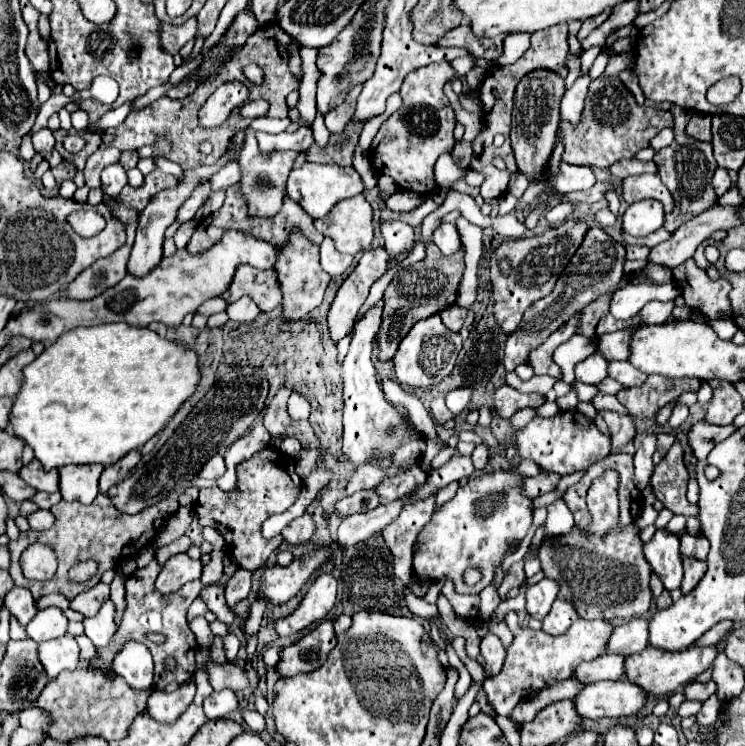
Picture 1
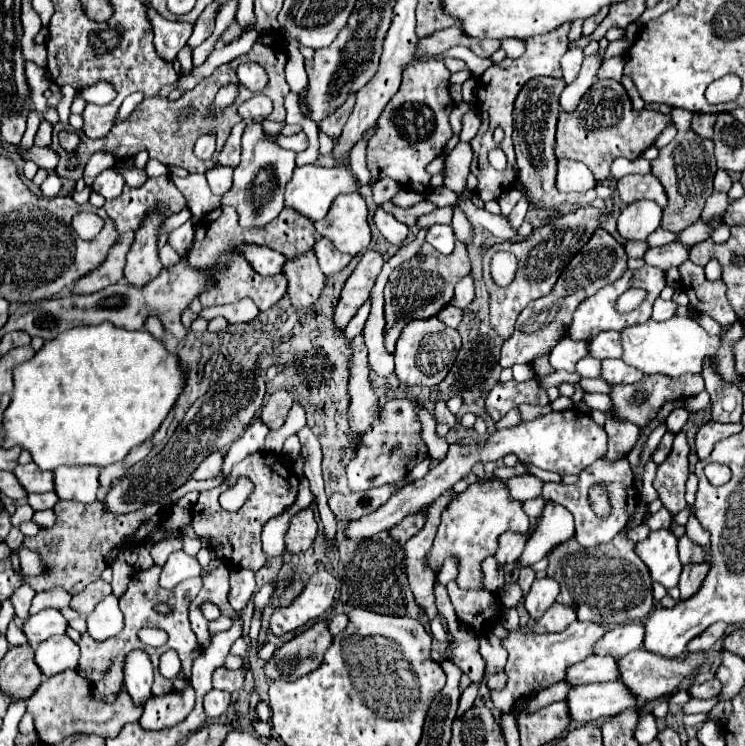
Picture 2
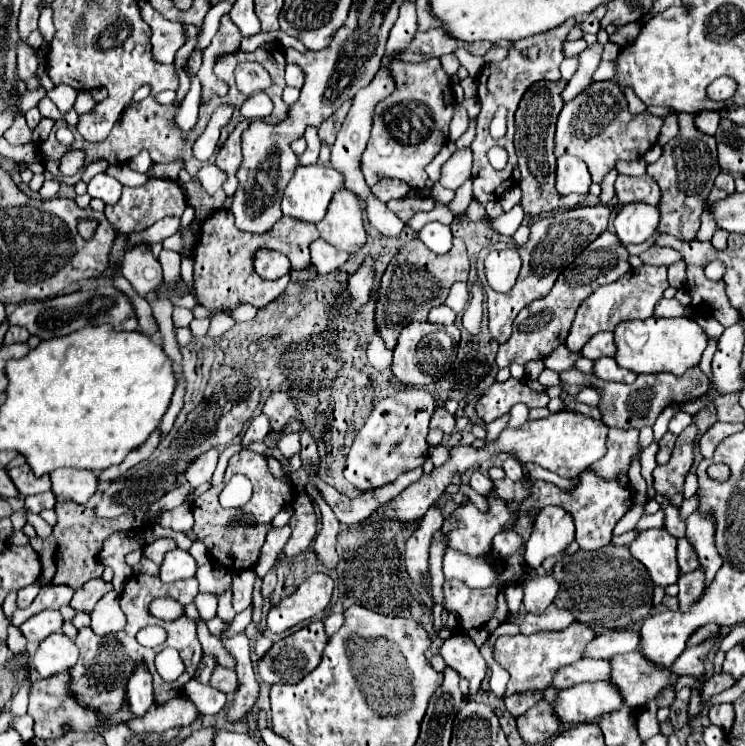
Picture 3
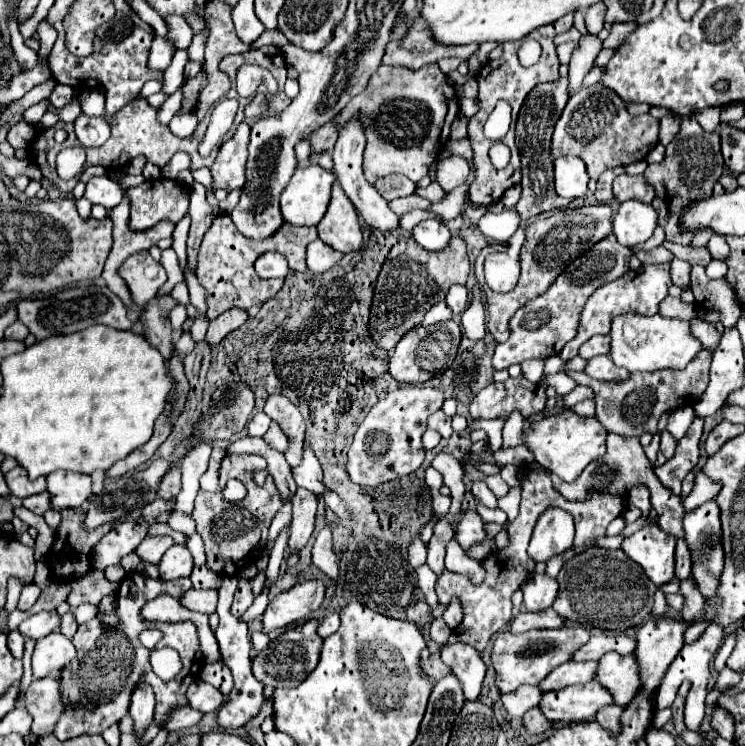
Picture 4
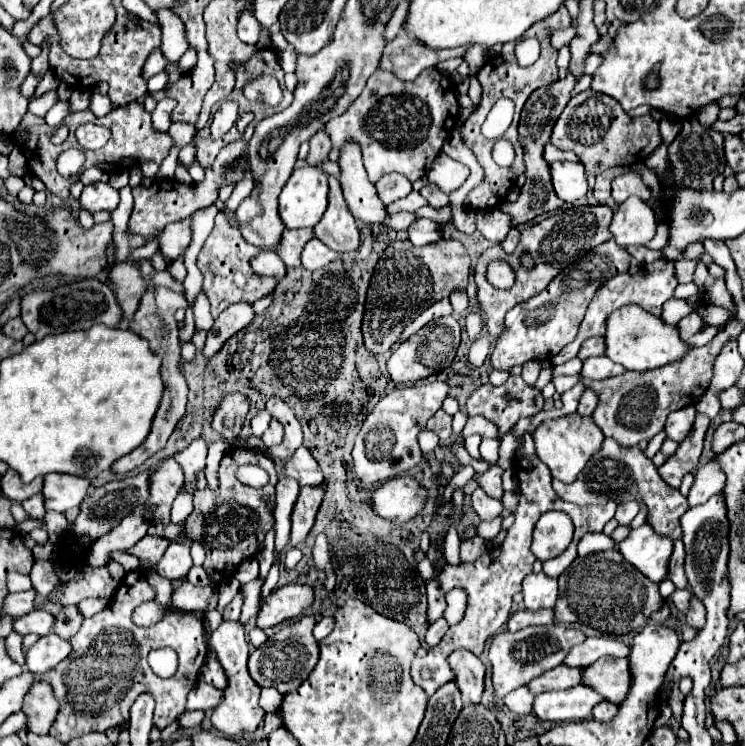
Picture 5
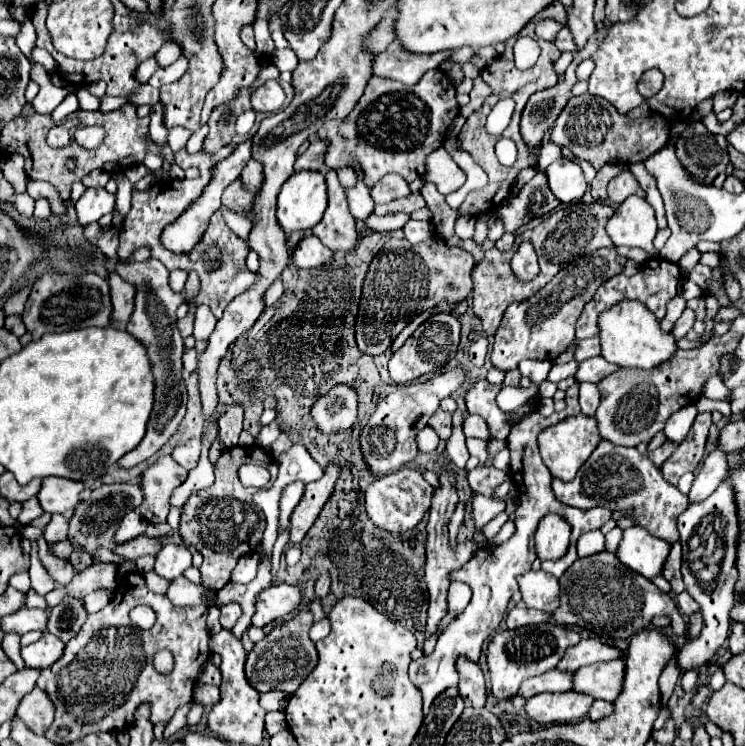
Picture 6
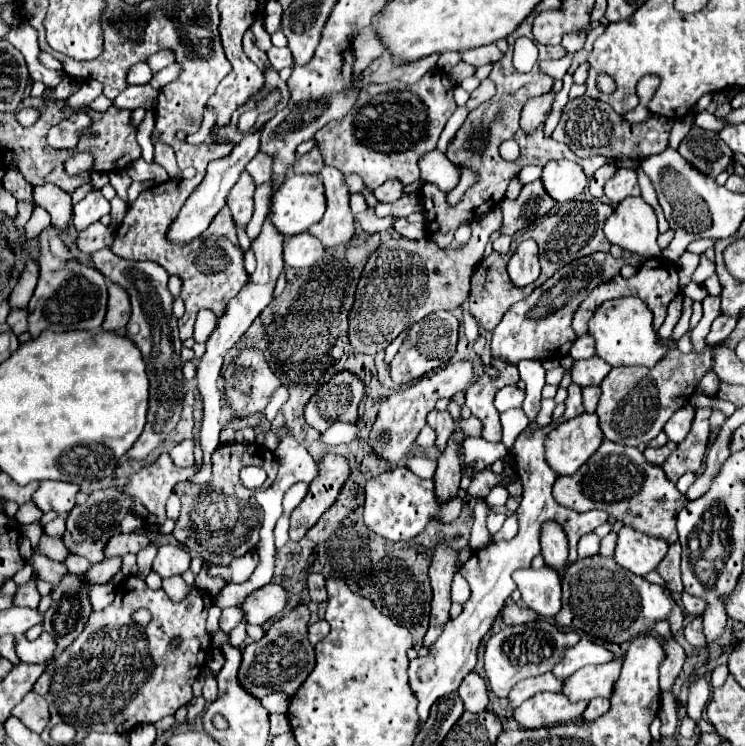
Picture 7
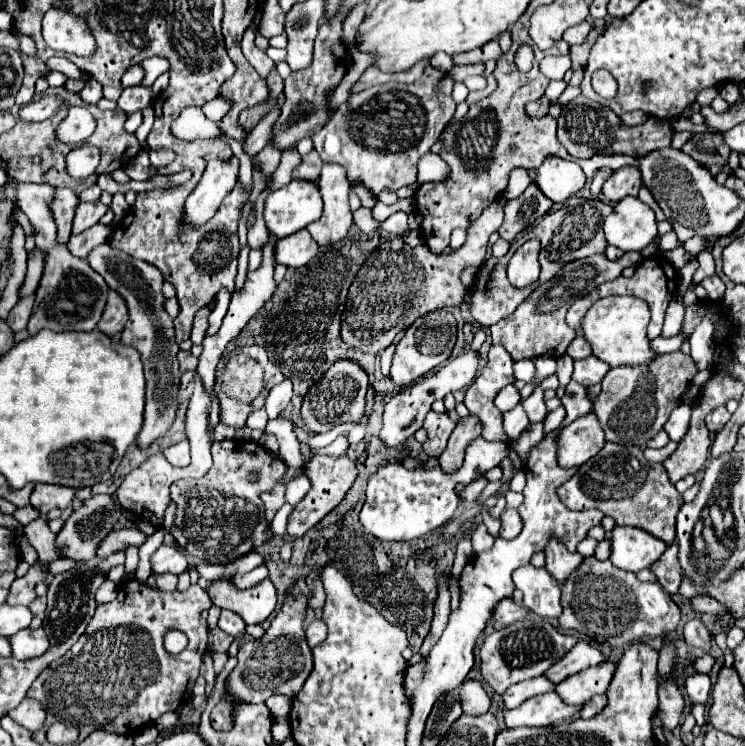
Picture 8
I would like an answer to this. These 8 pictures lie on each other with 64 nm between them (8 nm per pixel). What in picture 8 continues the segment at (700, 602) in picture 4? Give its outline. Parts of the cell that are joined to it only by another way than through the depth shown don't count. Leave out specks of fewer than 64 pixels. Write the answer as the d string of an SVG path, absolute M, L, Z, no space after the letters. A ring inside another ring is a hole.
M694 618L688 622L688 626L684 626L684 640L692 646L702 648L706 654L712 652L712 636L706 630L706 626L702 624L702 620Z

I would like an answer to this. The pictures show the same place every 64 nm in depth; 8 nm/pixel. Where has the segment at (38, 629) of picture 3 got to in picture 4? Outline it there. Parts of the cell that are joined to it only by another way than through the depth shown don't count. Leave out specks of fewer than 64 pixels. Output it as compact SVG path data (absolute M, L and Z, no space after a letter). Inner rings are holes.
M52 610L52 612L38 612L38 614L30 616L28 620L24 620L18 626L18 630L22 636L40 640L40 638L56 632L58 626L60 626L60 616L56 614L56 610Z

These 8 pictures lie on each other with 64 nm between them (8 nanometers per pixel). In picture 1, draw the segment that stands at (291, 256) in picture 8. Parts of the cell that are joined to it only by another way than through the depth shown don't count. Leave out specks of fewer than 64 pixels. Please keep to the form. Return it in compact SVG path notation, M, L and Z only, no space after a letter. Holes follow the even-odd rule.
M324 238L324 242L320 244L320 264L322 264L324 272L328 272L330 276L344 274L346 268L352 264L352 260L354 260L354 256L336 252L332 238Z

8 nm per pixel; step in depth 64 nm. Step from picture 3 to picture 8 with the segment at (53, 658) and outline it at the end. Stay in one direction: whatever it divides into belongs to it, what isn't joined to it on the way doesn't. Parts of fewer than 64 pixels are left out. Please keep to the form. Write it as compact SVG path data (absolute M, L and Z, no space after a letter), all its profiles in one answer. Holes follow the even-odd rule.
M24 628L24 632L10 636L10 646L12 646L14 658L30 660L30 658L42 656L50 644L48 644L48 636L46 636L44 628L38 628L38 630Z

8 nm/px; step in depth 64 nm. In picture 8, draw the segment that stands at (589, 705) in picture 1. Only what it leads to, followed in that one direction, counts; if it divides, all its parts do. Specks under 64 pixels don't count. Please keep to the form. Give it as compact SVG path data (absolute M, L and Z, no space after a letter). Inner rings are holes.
M546 692L540 696L534 696L520 704L514 710L504 712L504 722L508 728L518 726L556 726L568 718L572 718L576 712L580 712L582 706L568 706L560 700L556 692Z

